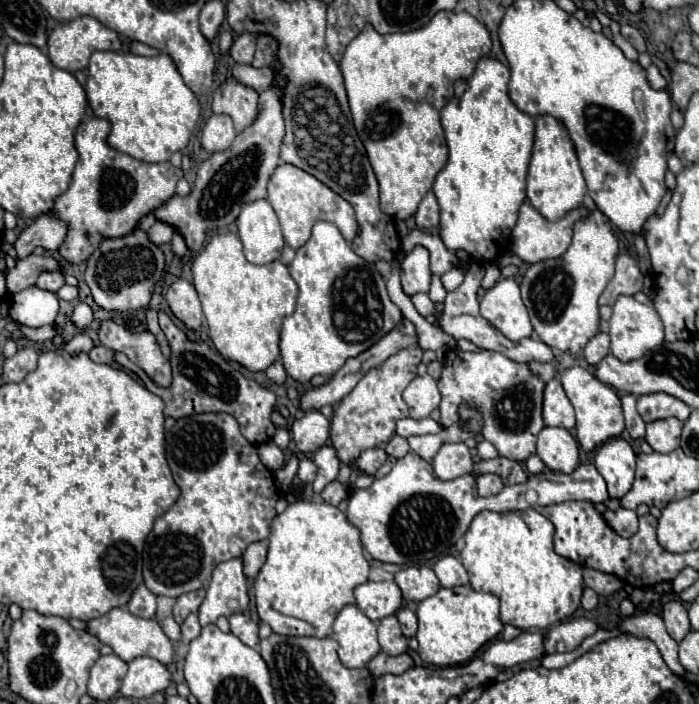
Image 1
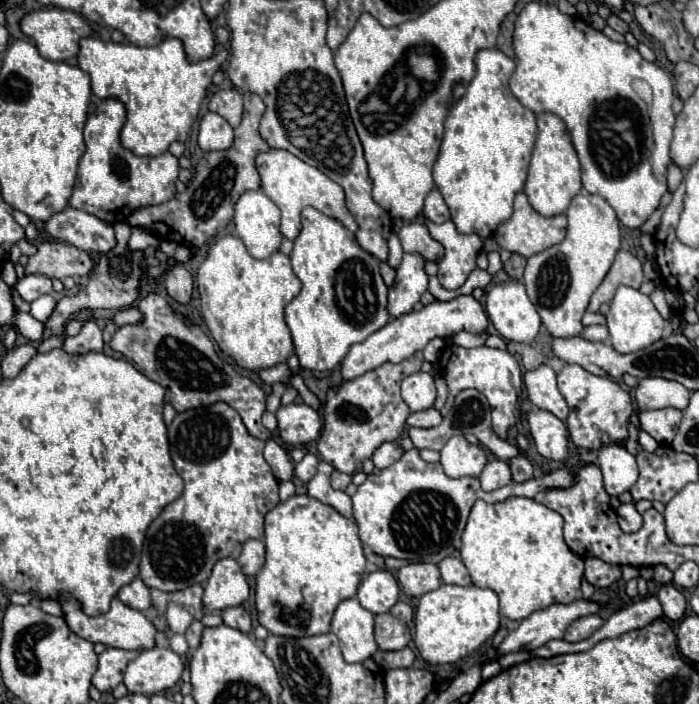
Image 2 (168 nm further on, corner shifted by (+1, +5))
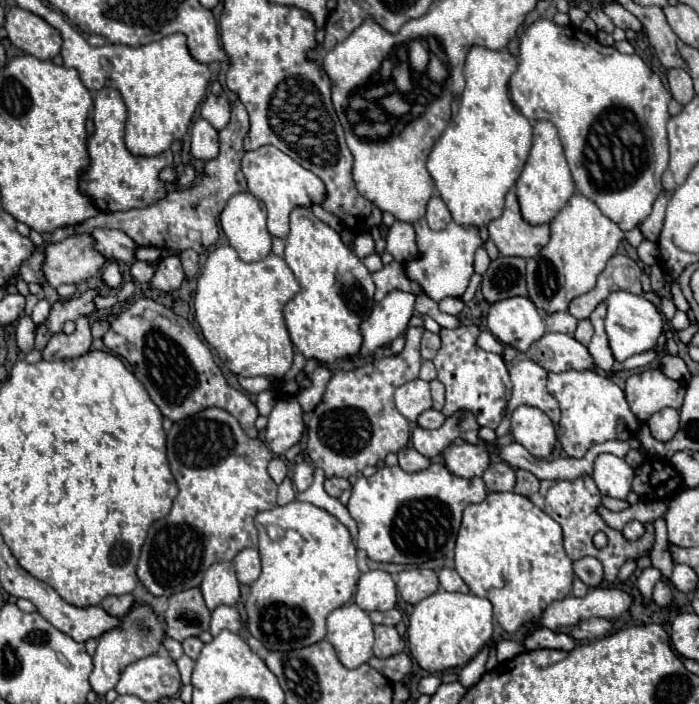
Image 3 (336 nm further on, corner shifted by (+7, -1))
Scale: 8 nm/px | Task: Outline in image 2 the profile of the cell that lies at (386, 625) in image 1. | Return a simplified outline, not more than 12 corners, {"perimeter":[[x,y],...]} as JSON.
{"perimeter":[[390,613],[376,615],[382,651],[404,649],[408,629]]}

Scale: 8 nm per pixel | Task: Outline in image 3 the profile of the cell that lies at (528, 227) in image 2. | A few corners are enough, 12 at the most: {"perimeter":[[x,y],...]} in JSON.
{"perimeter":[[514,189],[488,223],[500,255],[530,259],[548,243],[548,225],[522,219]]}

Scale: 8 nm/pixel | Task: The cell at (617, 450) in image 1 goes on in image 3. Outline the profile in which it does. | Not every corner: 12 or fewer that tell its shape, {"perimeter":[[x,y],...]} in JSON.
{"perimeter":[[604,453],[592,479],[602,495],[626,499],[634,469]]}

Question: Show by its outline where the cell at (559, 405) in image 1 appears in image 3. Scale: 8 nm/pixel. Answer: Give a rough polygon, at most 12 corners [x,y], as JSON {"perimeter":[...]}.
{"perimeter":[[530,359],[510,367],[506,413],[542,409],[556,425],[558,401],[546,389],[548,371]]}

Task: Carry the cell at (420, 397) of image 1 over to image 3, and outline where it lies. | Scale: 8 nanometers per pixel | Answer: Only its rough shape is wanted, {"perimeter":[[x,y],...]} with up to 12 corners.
{"perimeter":[[414,379],[396,389],[396,407],[416,421],[432,407],[430,385]]}

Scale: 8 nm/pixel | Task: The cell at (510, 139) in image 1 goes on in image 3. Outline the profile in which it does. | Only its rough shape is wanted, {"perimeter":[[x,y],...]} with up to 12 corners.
{"perimeter":[[474,45],[428,173],[460,225],[500,217],[532,147],[510,51]]}

